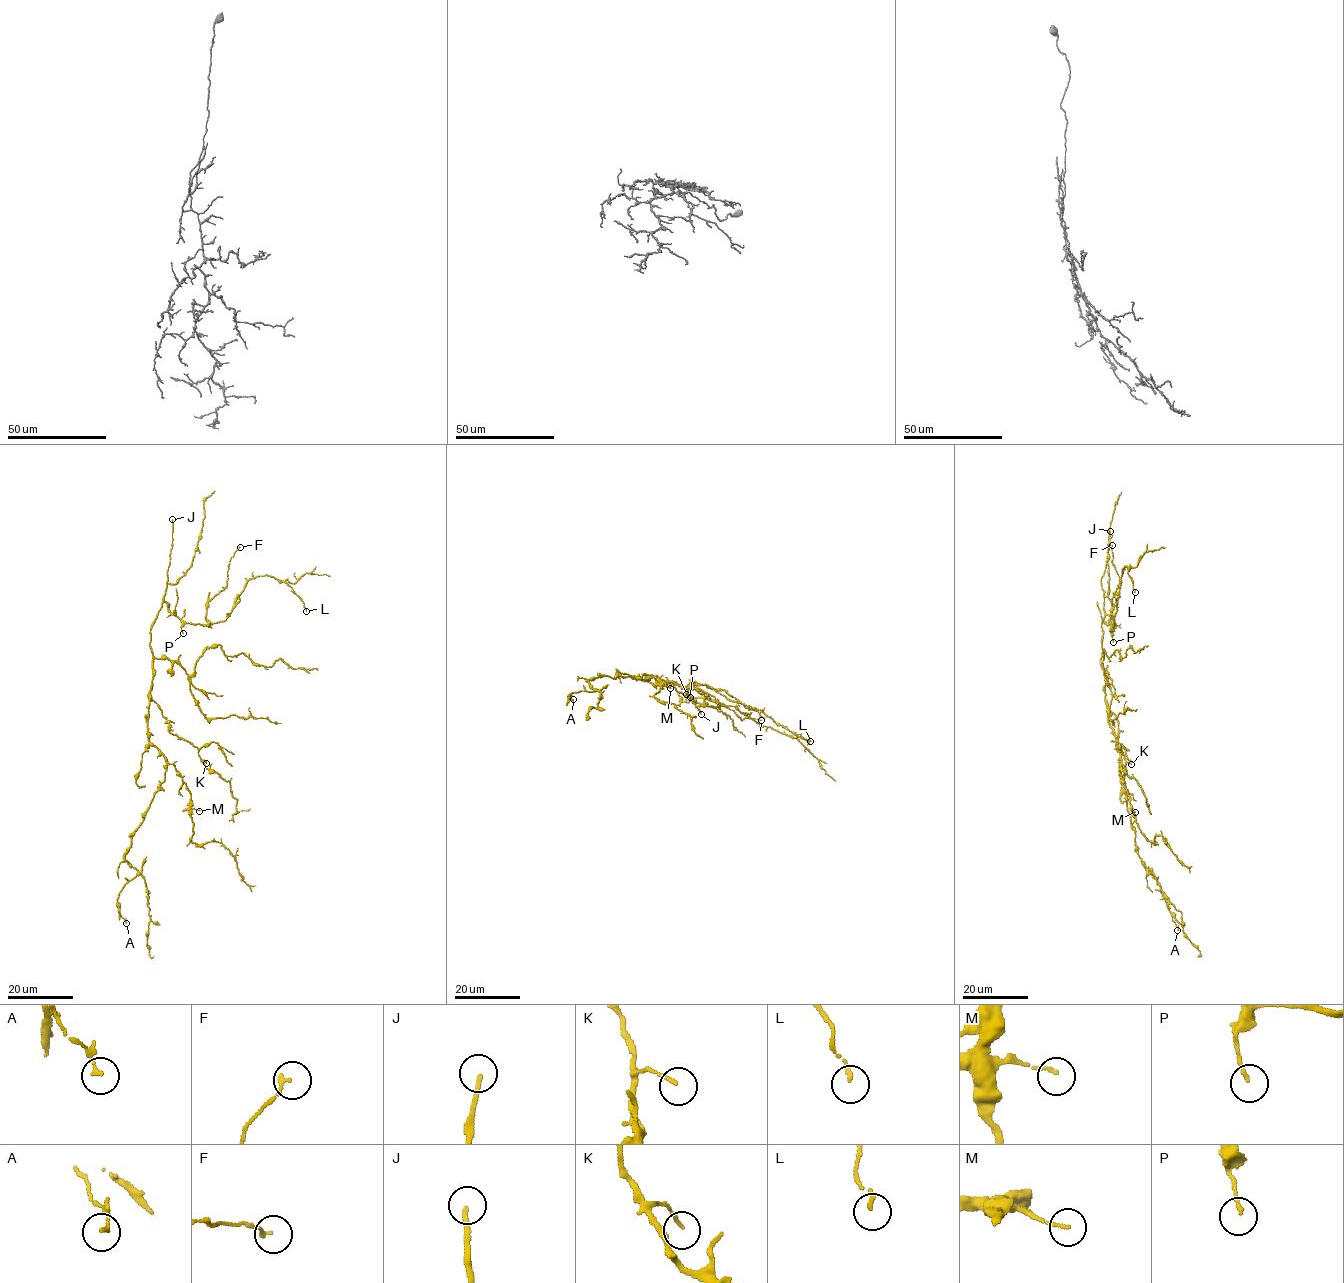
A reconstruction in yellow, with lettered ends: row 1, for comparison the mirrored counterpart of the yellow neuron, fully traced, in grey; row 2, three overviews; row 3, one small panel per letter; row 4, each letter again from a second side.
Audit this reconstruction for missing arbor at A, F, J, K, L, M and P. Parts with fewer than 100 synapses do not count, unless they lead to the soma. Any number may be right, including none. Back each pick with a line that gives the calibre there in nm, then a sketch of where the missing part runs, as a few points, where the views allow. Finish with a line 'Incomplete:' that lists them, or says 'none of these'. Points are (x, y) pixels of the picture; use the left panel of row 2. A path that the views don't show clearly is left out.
J: calibre 170 nm
Incomplete: J

